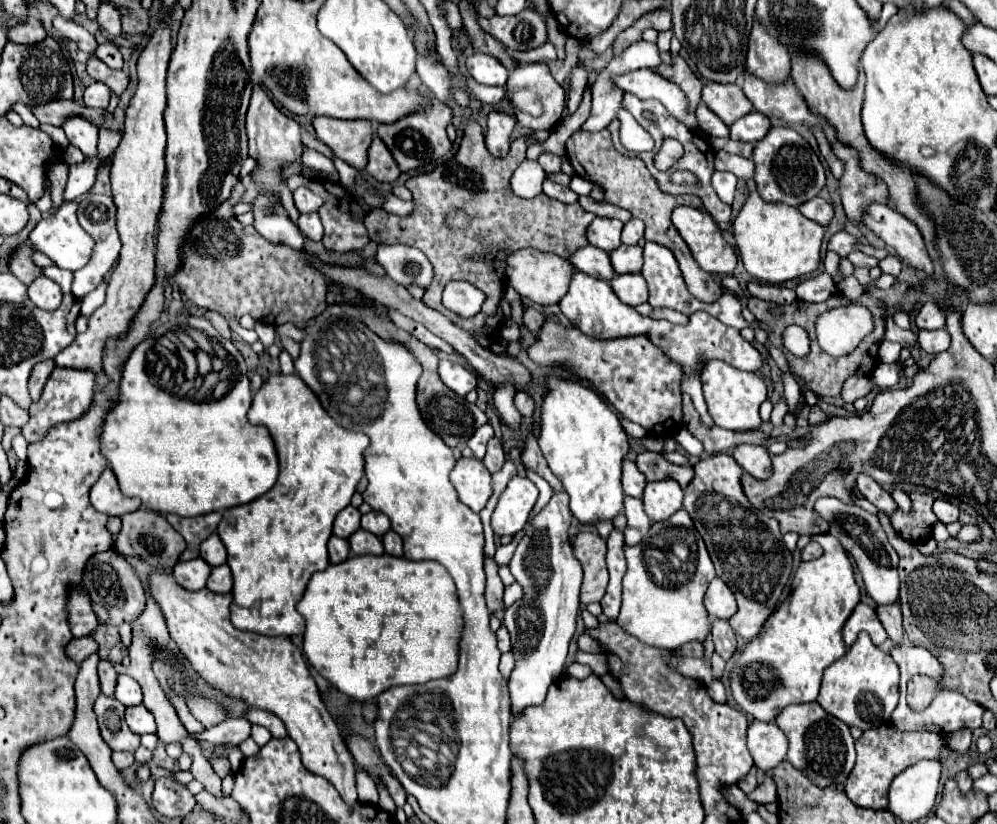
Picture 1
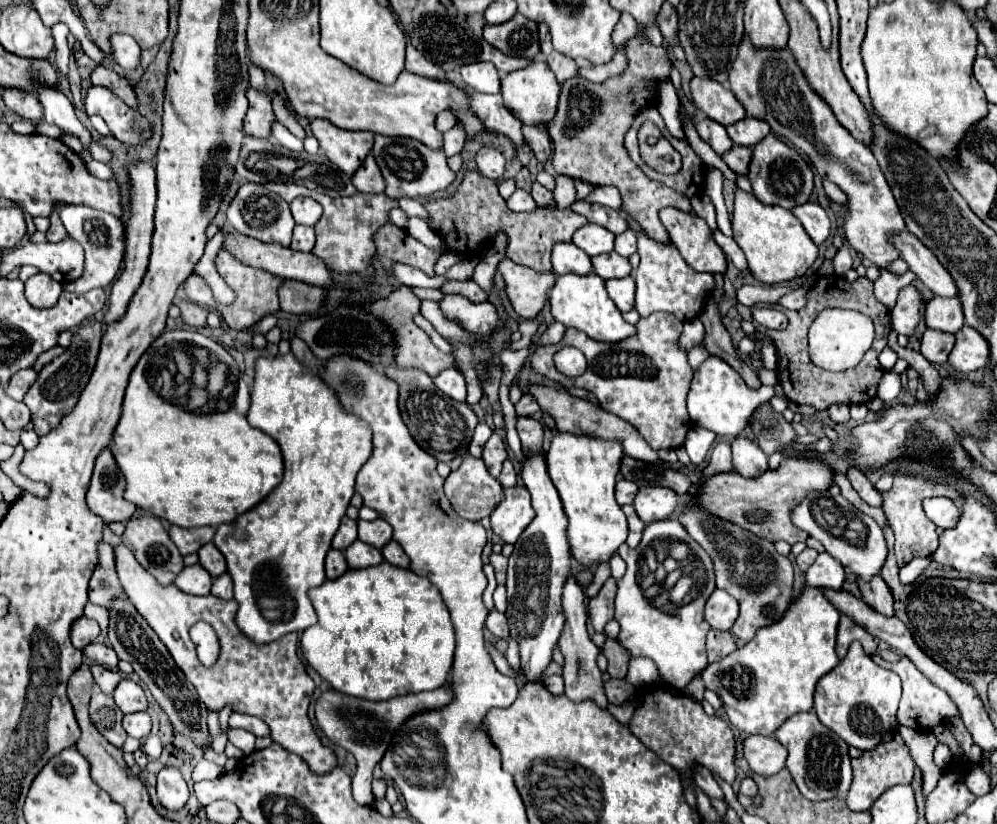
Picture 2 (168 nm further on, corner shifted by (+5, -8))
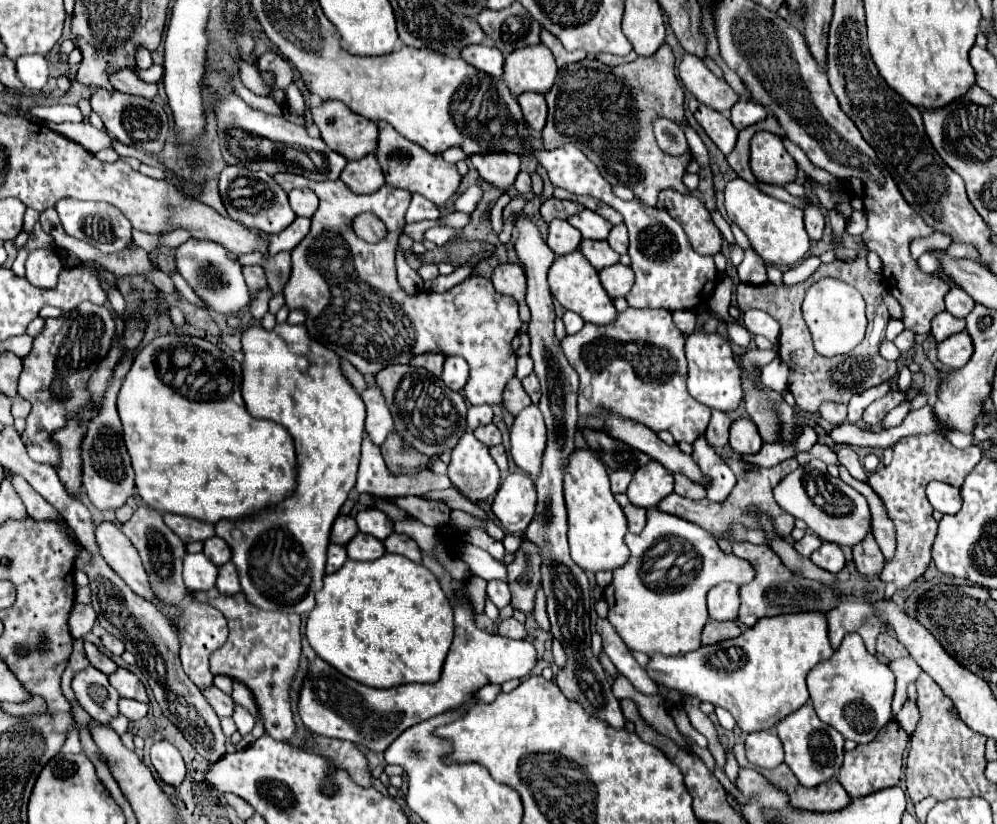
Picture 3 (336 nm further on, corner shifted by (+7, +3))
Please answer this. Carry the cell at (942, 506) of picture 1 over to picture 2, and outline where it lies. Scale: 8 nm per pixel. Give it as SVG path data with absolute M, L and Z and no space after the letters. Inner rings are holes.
M927 498L923 500L927 518L939 528L947 530L959 522L959 510L951 498Z

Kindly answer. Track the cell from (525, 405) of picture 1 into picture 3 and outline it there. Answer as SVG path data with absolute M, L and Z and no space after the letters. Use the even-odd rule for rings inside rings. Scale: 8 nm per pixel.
M535 373L527 375L527 377L523 379L523 387L525 387L525 391L529 393L531 401L537 405L537 403L539 403L539 395L541 395L541 391L539 391L539 379L537 379L537 375L535 375Z

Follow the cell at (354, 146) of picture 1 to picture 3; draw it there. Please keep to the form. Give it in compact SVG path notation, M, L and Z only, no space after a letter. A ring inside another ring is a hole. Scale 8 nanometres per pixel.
M323 101L319 107L311 109L311 113L323 141L327 143L327 147L331 147L331 151L339 151L341 155L347 155L347 159L361 159L377 149L377 125L363 115L353 113L341 101Z

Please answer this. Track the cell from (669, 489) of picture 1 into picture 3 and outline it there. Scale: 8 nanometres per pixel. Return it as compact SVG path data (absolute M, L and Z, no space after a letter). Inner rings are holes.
M657 461L639 467L627 487L627 497L637 507L655 507L665 495L673 493L673 475Z

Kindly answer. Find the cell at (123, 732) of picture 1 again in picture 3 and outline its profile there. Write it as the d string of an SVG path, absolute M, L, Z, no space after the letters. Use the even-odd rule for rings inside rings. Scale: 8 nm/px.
M87 665L83 671L75 673L71 681L71 689L81 707L99 723L107 725L111 717L115 717L119 693L109 683L109 677L99 669Z

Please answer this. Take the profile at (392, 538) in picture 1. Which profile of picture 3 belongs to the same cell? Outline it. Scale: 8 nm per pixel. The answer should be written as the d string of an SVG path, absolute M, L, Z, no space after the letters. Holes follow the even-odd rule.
M391 533L385 541L383 541L387 553L397 553L397 555L403 555L415 563L421 563L421 549L419 545L409 537L409 535L403 535L403 533Z

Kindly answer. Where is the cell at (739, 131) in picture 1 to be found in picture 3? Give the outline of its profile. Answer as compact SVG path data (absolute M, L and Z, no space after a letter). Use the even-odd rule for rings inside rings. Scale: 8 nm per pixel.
M737 101L731 107L731 123L735 125L735 129L745 129L757 121L763 121L767 117L767 111L763 105L753 103L753 101Z

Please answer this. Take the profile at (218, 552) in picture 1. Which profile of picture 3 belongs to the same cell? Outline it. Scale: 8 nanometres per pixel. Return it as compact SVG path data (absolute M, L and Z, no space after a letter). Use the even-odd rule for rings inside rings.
M211 537L205 541L205 549L203 549L205 557L209 557L217 567L225 565L231 561L231 547L221 539L221 537Z

